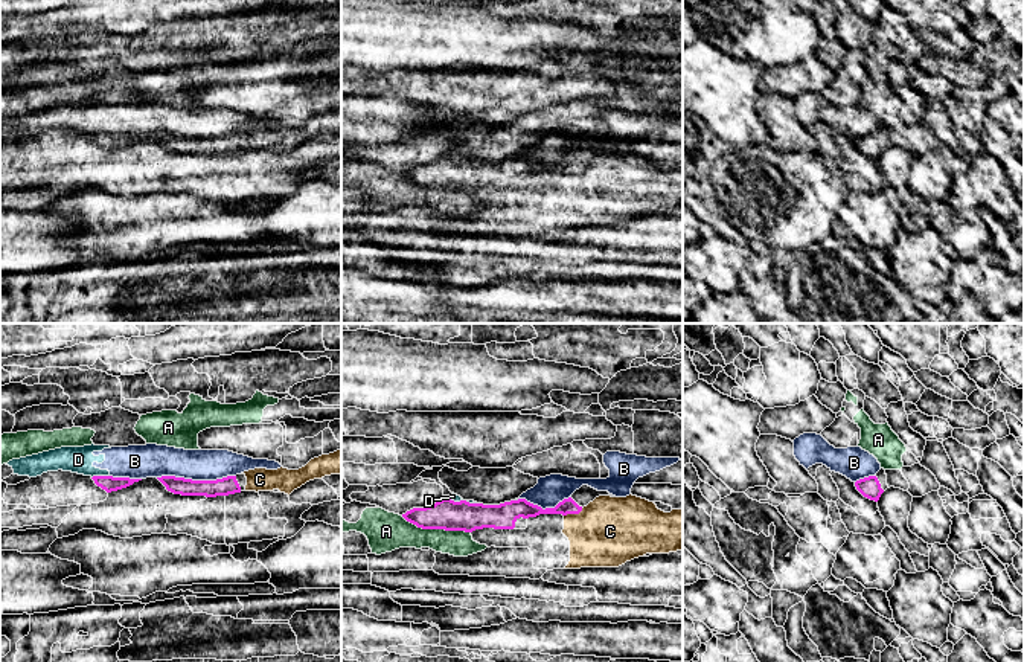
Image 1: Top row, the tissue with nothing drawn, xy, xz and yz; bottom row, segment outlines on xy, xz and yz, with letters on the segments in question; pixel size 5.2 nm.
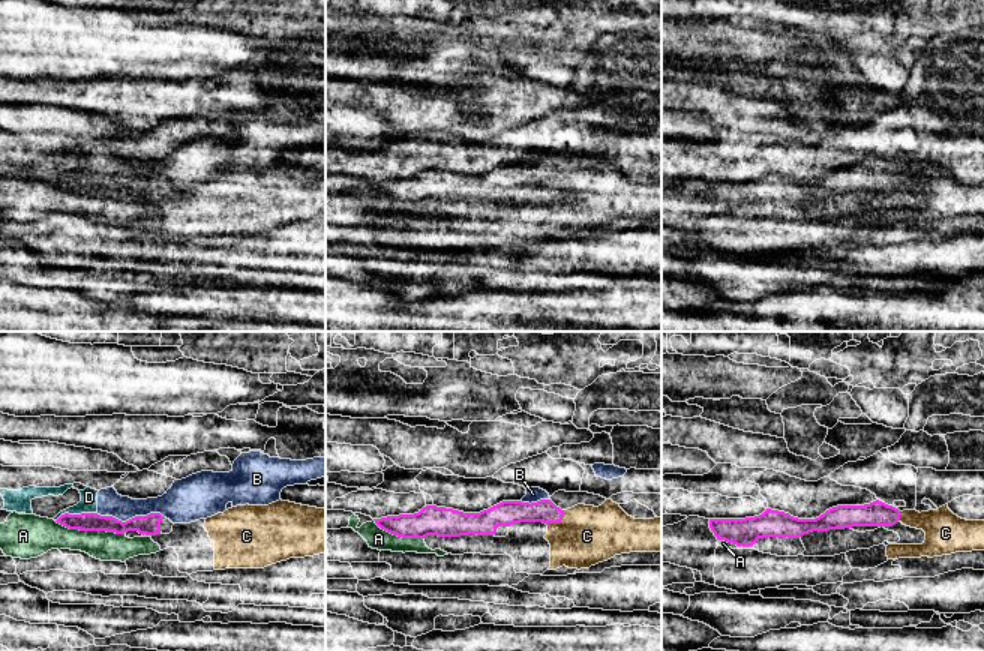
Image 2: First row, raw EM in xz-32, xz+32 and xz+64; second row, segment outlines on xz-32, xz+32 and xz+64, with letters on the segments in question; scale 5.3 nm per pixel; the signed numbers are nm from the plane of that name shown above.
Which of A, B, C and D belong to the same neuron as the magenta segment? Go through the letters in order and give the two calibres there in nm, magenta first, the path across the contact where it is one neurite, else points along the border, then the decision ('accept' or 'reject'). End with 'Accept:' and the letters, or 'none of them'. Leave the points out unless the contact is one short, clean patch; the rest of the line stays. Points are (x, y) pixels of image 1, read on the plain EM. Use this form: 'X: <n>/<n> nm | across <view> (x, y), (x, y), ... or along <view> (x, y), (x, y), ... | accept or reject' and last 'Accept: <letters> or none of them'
A: 160/200 nm | along xz (401, 174), (422, 186), (464, 188), (470, 191) | reject
B: 100/180 nm | reject
C: 90/360 nm | across xz (526, 168), (573, 171), (592, 189), (610, 189) | accept
D: 80/140 nm | along xy (108, 133), (95, 133), (92, 136) | reject
Accept: C

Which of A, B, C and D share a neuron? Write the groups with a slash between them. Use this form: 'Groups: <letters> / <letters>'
Groups: A / B D / C

